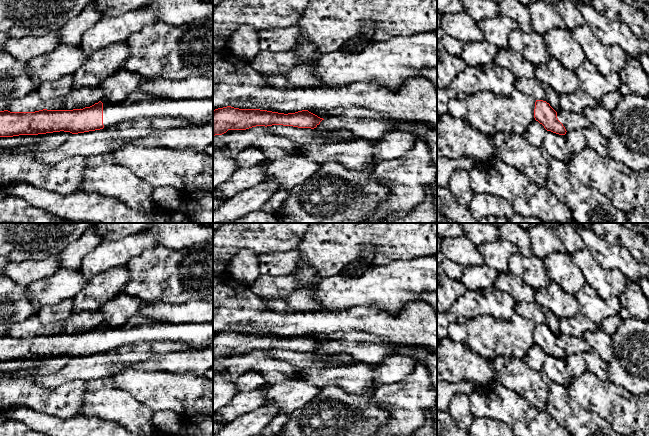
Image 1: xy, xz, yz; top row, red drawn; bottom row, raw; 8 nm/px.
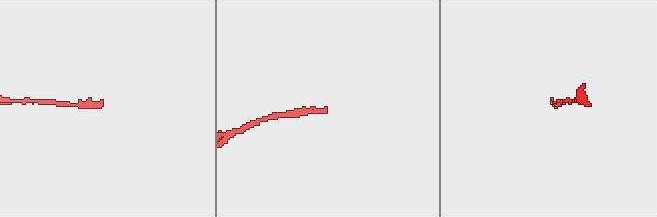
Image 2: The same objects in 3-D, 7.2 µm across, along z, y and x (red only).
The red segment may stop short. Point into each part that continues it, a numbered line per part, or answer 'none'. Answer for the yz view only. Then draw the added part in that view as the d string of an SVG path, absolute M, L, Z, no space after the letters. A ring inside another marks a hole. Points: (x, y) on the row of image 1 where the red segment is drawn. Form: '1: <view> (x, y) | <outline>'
none

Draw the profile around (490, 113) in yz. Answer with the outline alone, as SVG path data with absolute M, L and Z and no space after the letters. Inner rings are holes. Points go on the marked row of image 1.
M517 89L509 96L482 91L463 97L468 108L467 121L481 132L493 136L498 132L524 135L528 125L535 120L534 109L536 100Z

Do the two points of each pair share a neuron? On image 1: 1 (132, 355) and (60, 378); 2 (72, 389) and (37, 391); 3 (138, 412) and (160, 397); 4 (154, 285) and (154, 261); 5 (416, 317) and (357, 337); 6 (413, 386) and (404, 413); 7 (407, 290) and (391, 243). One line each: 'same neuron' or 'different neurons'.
1: same neuron
2: same neuron
3: different neurons
4: same neuron
5: different neurons
6: same neuron
7: different neurons

